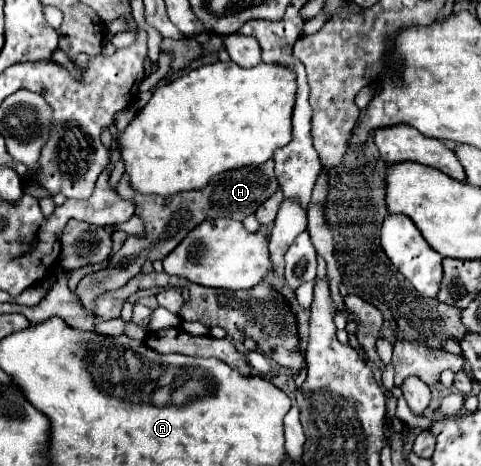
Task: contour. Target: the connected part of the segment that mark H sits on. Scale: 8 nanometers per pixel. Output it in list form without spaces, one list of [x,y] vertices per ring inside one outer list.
[[[272,159],[262,163],[262,165],[250,165],[250,167],[240,167],[234,171],[226,171],[222,175],[216,175],[208,181],[206,187],[202,189],[194,189],[194,191],[182,191],[178,195],[172,197],[160,197],[160,195],[142,195],[138,191],[134,191],[130,187],[130,179],[124,173],[122,179],[118,181],[116,191],[124,197],[124,199],[132,199],[136,203],[136,215],[140,215],[146,223],[146,231],[148,235],[144,239],[136,239],[136,237],[128,237],[126,243],[122,245],[122,249],[110,259],[110,267],[108,269],[100,269],[94,271],[90,275],[86,275],[78,287],[76,287],[76,295],[82,299],[84,307],[88,311],[92,311],[92,303],[96,301],[96,295],[116,289],[116,285],[126,285],[130,281],[130,277],[138,275],[142,271],[144,261],[156,261],[156,259],[164,259],[196,225],[200,225],[204,219],[216,219],[216,217],[228,217],[228,219],[236,219],[242,221],[244,217],[256,213],[256,209],[278,189],[278,181],[274,175],[274,163]]]

